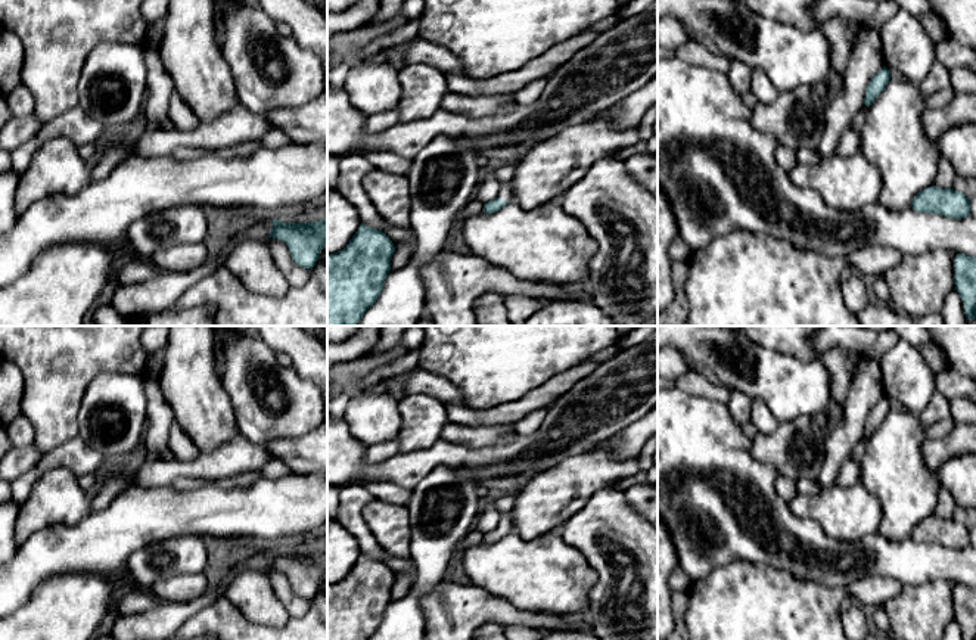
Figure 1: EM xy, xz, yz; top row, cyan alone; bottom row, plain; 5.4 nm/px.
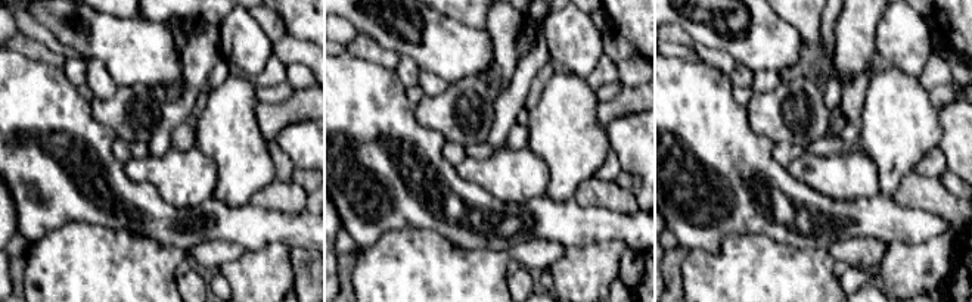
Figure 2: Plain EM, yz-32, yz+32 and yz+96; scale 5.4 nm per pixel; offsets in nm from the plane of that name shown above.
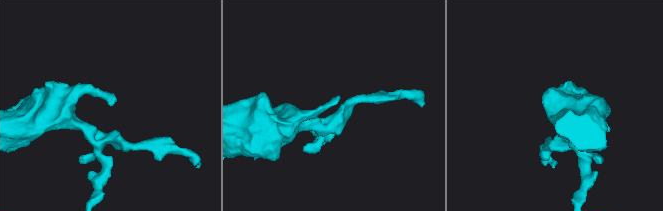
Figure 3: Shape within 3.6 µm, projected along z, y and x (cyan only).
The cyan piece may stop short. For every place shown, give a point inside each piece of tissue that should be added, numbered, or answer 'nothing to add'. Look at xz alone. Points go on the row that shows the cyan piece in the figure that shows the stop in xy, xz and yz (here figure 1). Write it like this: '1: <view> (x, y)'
1: xz (506, 193)

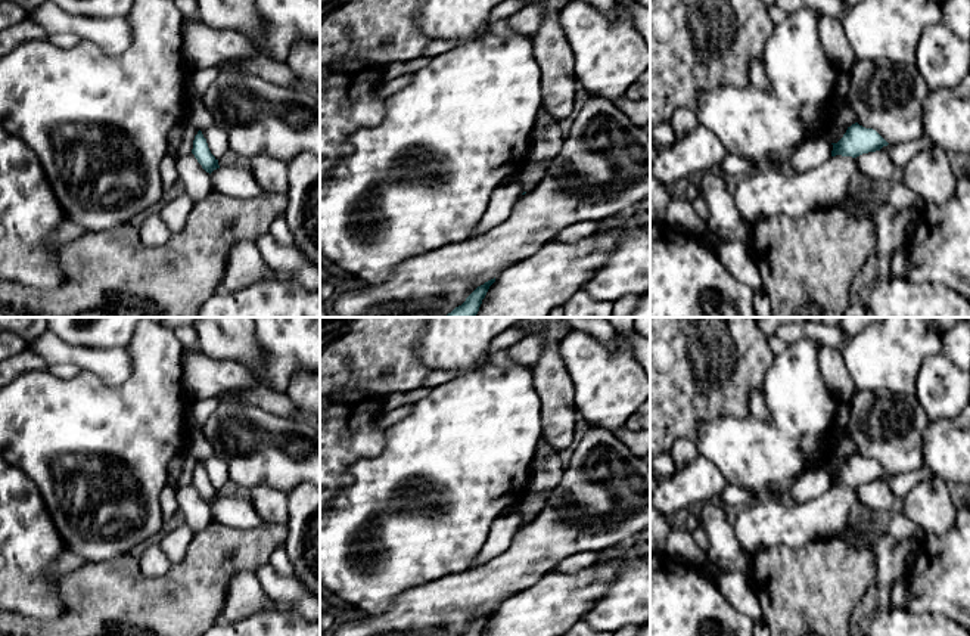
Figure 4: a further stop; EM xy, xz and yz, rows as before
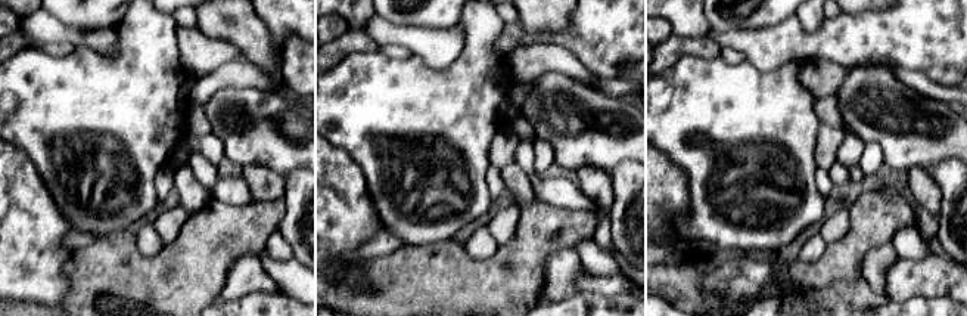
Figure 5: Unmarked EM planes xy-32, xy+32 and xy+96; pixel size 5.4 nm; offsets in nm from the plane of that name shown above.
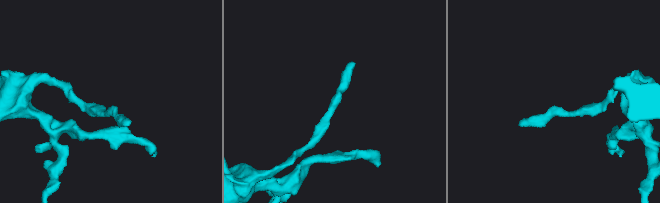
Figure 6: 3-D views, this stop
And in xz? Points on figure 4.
nothing to add

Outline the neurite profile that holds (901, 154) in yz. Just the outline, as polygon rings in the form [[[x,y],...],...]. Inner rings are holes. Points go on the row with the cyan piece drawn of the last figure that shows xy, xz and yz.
[[[923,136],[918,140],[911,140],[899,145],[887,145],[880,149],[884,152],[890,161],[896,165],[899,171],[905,168],[905,165],[921,151],[929,149],[935,143]]]

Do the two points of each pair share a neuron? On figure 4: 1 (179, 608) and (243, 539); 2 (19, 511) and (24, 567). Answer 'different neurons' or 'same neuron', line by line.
1: same neuron
2: same neuron

